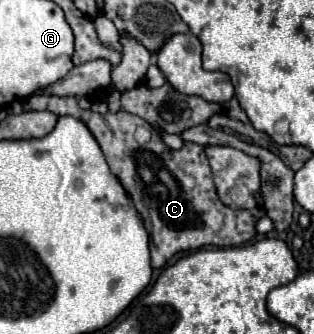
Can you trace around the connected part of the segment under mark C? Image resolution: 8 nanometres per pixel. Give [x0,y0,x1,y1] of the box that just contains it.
[22,96,266,268]

